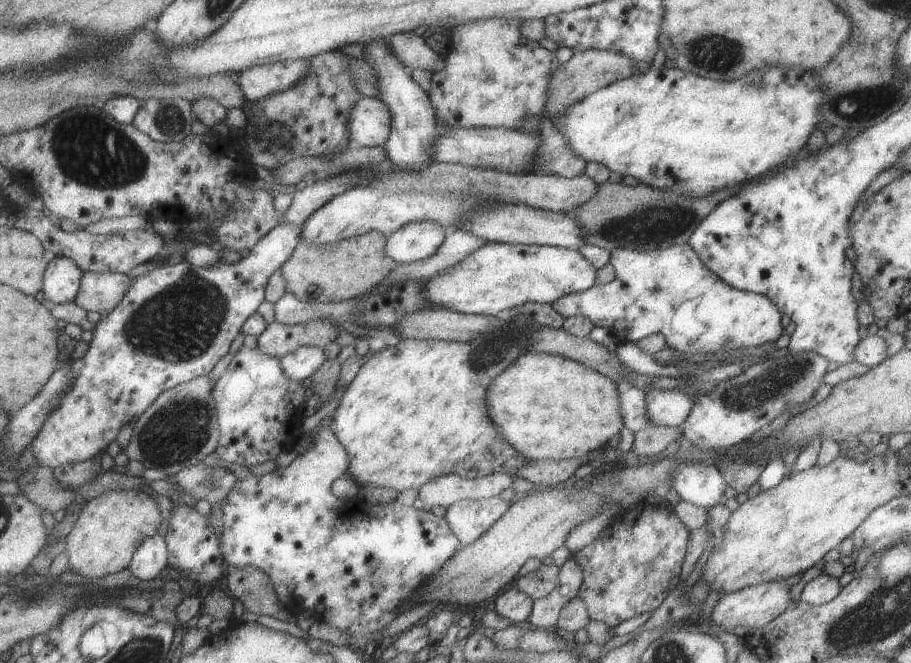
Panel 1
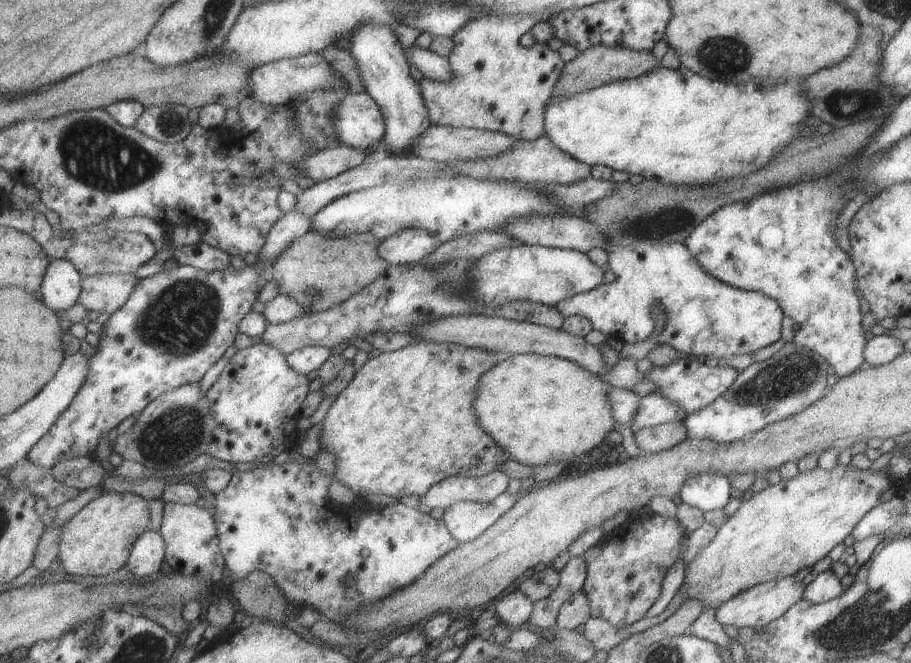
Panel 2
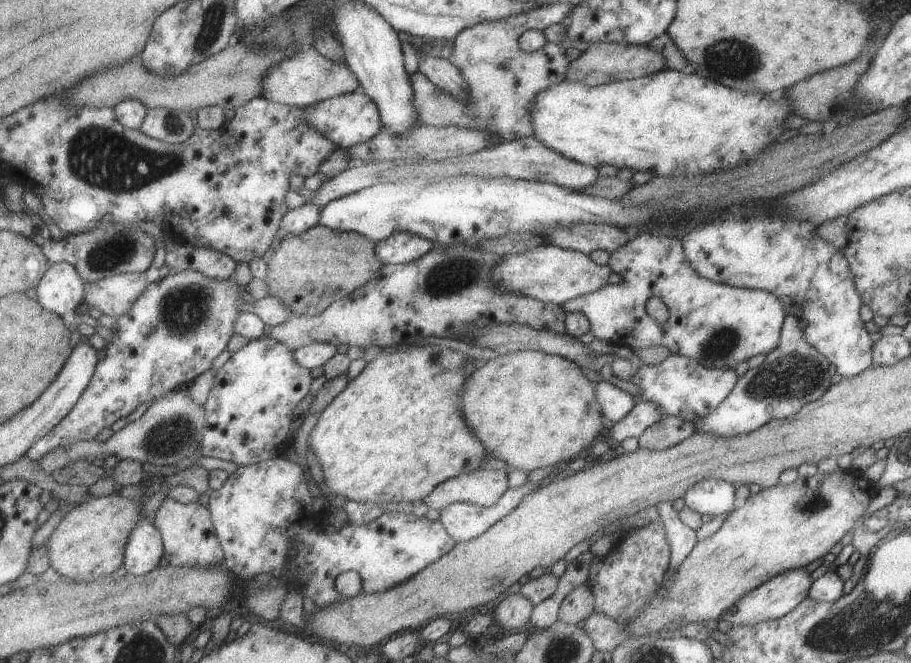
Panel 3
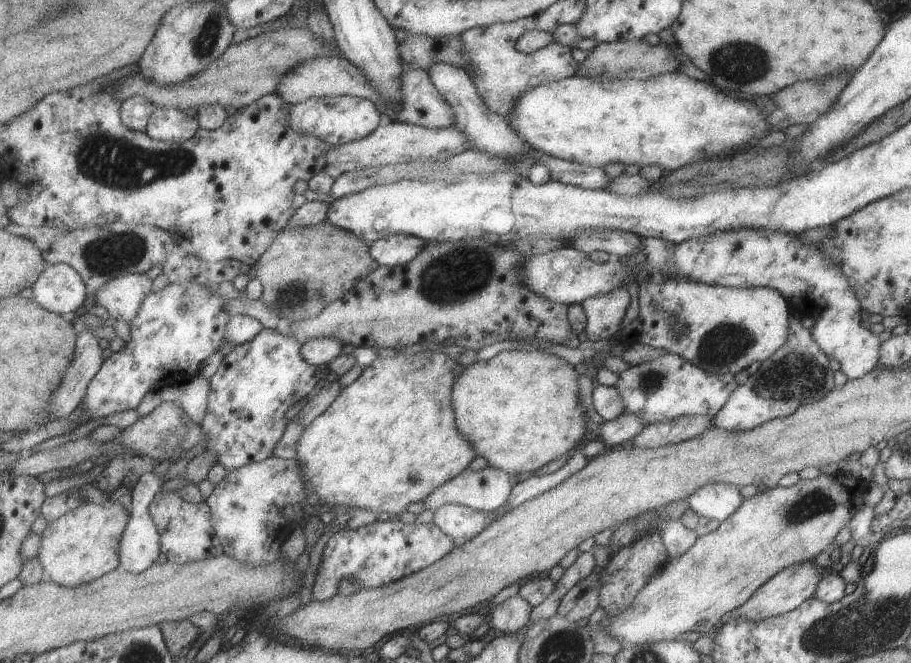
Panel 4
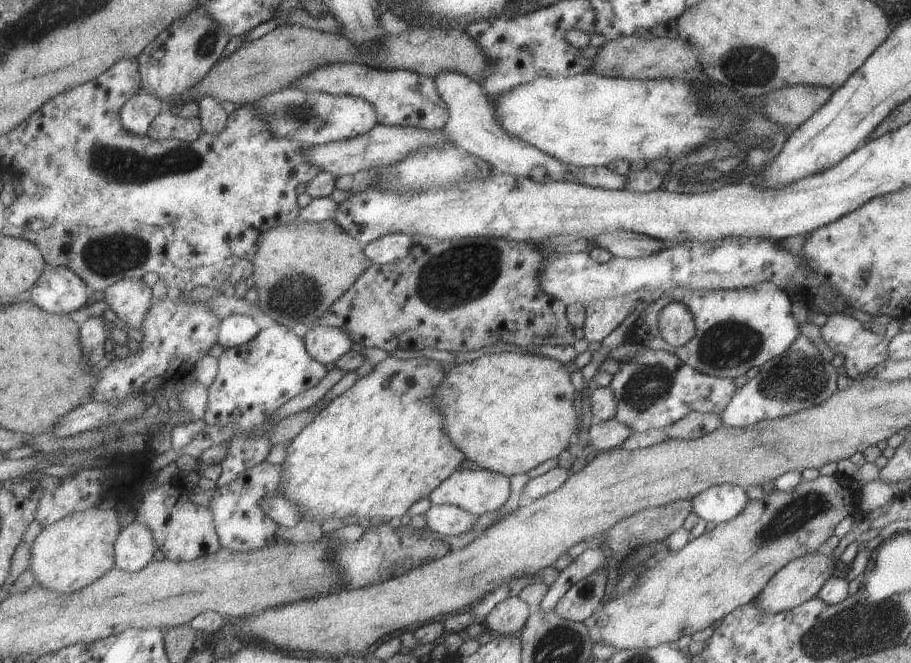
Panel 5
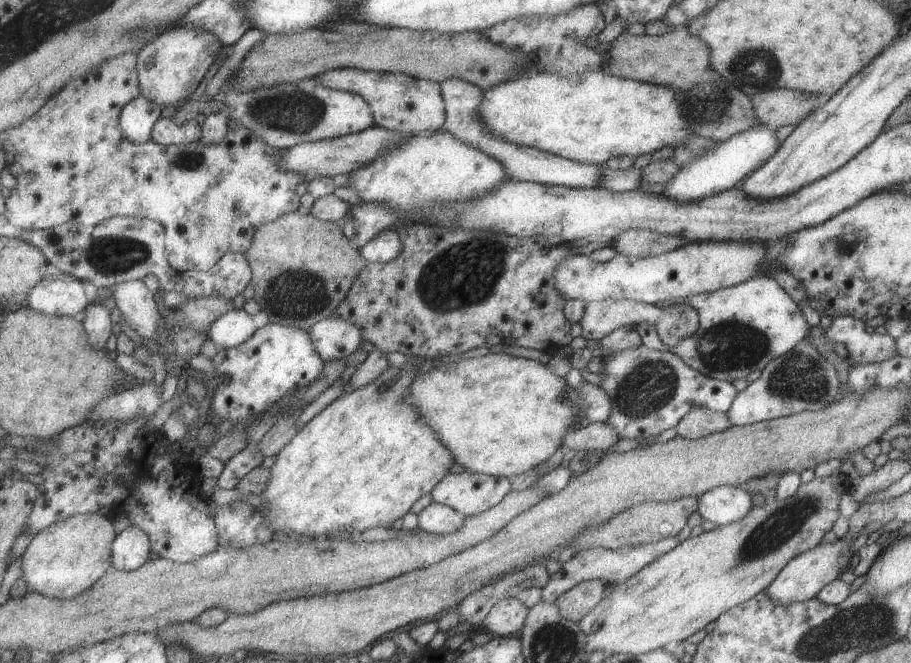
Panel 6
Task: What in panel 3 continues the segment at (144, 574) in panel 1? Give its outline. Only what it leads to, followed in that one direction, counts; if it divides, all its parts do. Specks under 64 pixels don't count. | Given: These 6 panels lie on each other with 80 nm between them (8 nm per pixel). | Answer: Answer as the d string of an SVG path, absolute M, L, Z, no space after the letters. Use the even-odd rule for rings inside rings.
M137 500L137 502L140 504L142 514L140 515L140 519L132 528L132 531L129 533L128 540L123 551L123 568L125 568L126 572L130 575L144 575L151 572L155 567L157 567L157 563L161 560L161 556L163 554L160 532L155 528L153 522L149 522L149 520L144 516L142 503L139 500Z

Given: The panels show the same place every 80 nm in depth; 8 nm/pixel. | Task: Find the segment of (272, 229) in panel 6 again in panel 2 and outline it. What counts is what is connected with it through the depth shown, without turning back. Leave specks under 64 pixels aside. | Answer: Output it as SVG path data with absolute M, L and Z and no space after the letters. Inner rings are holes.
M309 230L296 238L277 257L268 278L275 279L279 294L290 296L299 302L304 312L325 311L372 283L387 268L388 264L377 252L380 242L370 232L324 237Z

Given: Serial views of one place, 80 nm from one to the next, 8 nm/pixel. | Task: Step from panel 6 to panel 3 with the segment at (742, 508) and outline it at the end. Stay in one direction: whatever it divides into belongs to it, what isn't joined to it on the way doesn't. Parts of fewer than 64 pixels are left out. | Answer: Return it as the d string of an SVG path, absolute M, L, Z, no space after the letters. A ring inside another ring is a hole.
M703 479L692 484L684 493L684 504L702 514L729 514L739 503L733 491L735 486L721 479Z

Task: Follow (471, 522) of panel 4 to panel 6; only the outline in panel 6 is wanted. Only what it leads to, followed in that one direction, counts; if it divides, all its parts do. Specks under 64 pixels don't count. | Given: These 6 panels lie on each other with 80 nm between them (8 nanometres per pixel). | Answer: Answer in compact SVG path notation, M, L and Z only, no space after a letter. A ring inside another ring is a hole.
M431 502L418 514L417 527L435 535L455 532L463 526L465 516L447 505Z

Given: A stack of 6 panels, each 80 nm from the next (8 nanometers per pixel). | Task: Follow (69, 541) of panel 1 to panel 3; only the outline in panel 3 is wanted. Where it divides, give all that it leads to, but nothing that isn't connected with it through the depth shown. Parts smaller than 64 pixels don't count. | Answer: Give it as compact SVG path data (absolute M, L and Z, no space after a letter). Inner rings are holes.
M112 492L108 496L89 498L79 503L65 514L45 542L49 566L73 582L90 582L111 574L121 566L129 533L141 514L136 500L119 493Z

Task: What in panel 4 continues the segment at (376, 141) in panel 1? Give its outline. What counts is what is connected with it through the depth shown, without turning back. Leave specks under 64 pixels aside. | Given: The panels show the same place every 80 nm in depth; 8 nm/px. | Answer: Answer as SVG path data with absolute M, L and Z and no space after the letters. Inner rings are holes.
M349 95L305 99L294 105L288 104L288 107L289 110L286 113L288 127L292 131L316 136L324 143L330 144L331 147L366 137L377 128L382 120L382 116L372 100Z

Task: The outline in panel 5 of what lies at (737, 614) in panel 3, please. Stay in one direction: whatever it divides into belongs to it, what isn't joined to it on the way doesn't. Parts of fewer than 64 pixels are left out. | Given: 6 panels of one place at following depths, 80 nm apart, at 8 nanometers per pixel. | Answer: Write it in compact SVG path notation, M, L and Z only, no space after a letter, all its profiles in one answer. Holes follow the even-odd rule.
M815 552L789 561L767 581L761 592L751 602L763 613L778 613L812 599L823 582L831 577L832 569L836 568L831 555L832 553L825 556Z

